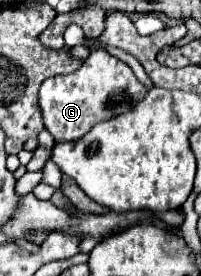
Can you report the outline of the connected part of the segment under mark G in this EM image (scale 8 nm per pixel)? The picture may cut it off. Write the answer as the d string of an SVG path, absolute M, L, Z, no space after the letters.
M92 50L90 58L76 74L52 76L40 88L40 108L46 130L54 136L54 142L72 142L82 138L90 126L102 120L110 120L128 112L136 102L146 96L148 88L138 82L128 64L110 56L106 50Z

